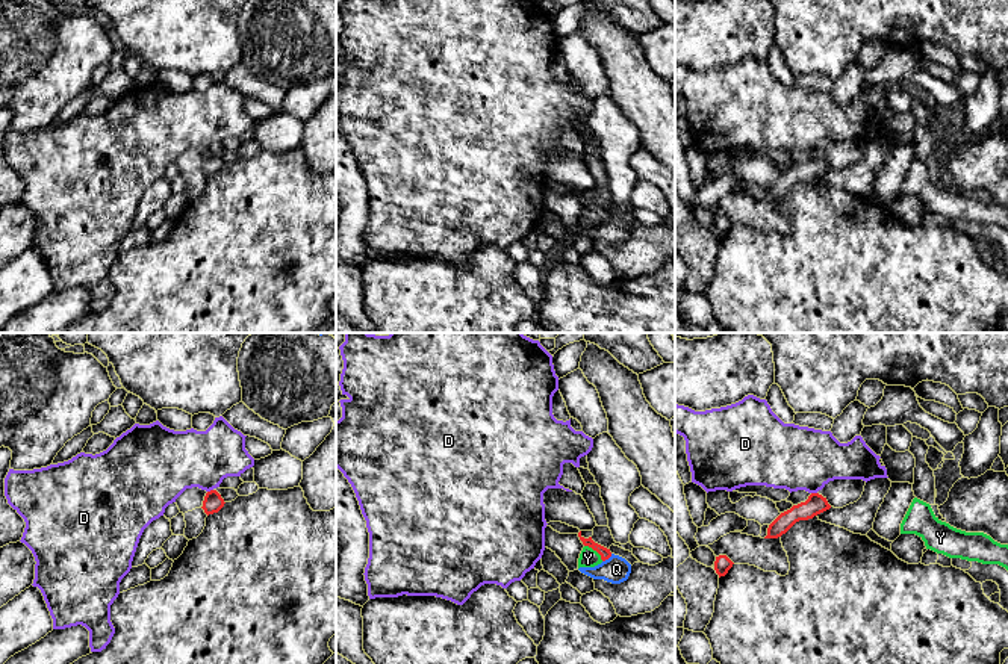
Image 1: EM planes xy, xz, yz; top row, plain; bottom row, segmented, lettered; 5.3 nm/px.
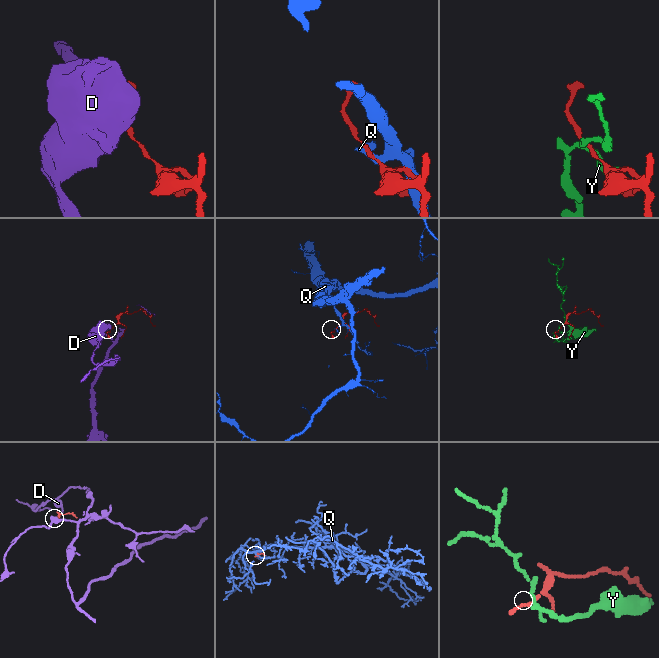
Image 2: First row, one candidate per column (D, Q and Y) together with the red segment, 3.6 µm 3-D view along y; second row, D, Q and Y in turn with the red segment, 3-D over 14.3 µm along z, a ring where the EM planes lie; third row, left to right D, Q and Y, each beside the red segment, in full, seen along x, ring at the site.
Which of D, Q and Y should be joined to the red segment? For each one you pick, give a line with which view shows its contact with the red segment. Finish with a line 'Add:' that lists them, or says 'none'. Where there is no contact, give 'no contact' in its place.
Add: none

